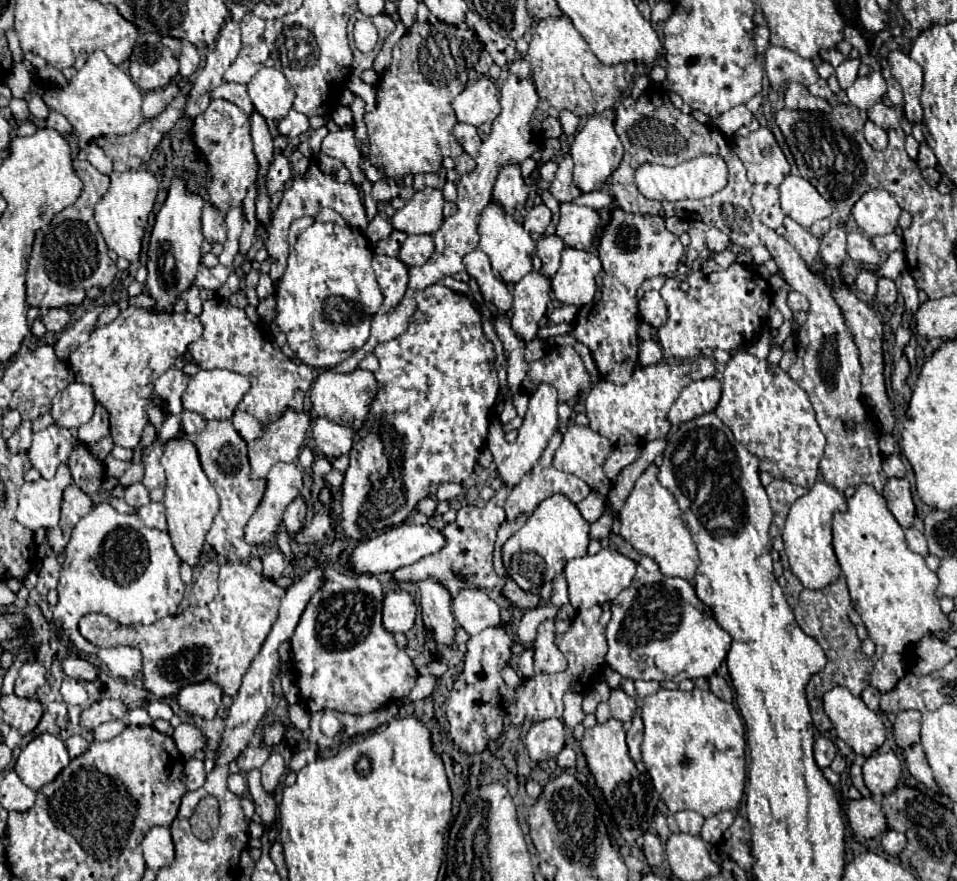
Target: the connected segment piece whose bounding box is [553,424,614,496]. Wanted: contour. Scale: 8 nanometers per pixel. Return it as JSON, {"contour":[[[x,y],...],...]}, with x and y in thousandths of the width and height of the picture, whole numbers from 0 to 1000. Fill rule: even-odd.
{"contour":[[[597,481],[580,513],[578,529],[586,536],[601,538],[620,556],[634,563],[638,549],[630,538],[630,524],[641,510],[641,504],[634,497],[630,497],[626,490],[620,490],[615,484]]]}

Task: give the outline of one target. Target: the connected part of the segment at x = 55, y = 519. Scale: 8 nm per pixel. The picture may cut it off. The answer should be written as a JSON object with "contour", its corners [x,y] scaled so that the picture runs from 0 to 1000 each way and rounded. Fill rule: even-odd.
{"contour":[[[64,527],[53,545],[41,543],[37,547],[26,547],[20,556],[18,593],[30,602],[55,599],[62,595],[62,577],[66,568],[66,556],[76,547],[72,529]]]}

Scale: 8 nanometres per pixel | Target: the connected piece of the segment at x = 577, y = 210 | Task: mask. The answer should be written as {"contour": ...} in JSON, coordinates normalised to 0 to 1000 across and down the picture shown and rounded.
{"contour":[[[586,232],[584,243],[586,247],[580,266],[595,281],[615,284],[626,257],[626,243],[620,236],[611,236],[603,232]]]}

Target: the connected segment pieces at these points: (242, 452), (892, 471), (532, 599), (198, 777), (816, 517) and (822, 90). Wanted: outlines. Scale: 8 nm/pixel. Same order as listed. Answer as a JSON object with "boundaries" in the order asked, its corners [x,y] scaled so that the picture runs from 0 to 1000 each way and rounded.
{"boundaries":[[[[218,477],[212,490],[206,490],[202,495],[195,493],[185,493],[185,497],[195,497],[208,513],[208,522],[212,529],[212,536],[216,538],[218,547],[229,561],[231,577],[229,583],[225,586],[225,593],[220,602],[216,604],[216,615],[225,622],[227,631],[237,638],[258,638],[262,629],[262,620],[258,620],[254,611],[254,599],[258,590],[264,586],[269,579],[277,554],[279,545],[262,545],[260,540],[260,520],[258,520],[258,504],[256,499],[248,493],[243,486],[241,477]]],[[[931,515],[931,518],[925,518],[923,522],[923,533],[929,543],[944,543],[946,540],[946,527],[941,524],[939,518]]],[[[530,654],[528,663],[526,663],[526,667],[524,667],[524,674],[526,674],[536,688],[540,688],[540,690],[544,690],[544,692],[559,690],[559,688],[563,686],[563,677],[561,677],[561,674],[544,670],[544,667],[538,663],[538,658],[532,656],[532,654]]],[[[193,863],[193,897],[206,897],[214,890],[214,874],[210,863]]],[[[860,545],[852,547],[841,563],[829,570],[822,593],[818,597],[817,612],[820,615],[820,627],[822,627],[827,649],[837,658],[841,667],[847,670],[862,667],[864,663],[877,656],[879,645],[868,620],[868,588],[873,581],[881,581],[883,577],[885,577],[883,563],[877,561],[875,554],[866,552]]],[[[856,89],[850,98],[845,98],[845,104],[847,104],[850,109],[858,109],[858,111],[862,111],[862,114],[866,114],[866,111],[870,109],[870,104],[868,104],[866,98],[864,98],[864,91],[860,91],[860,89]]]]}

